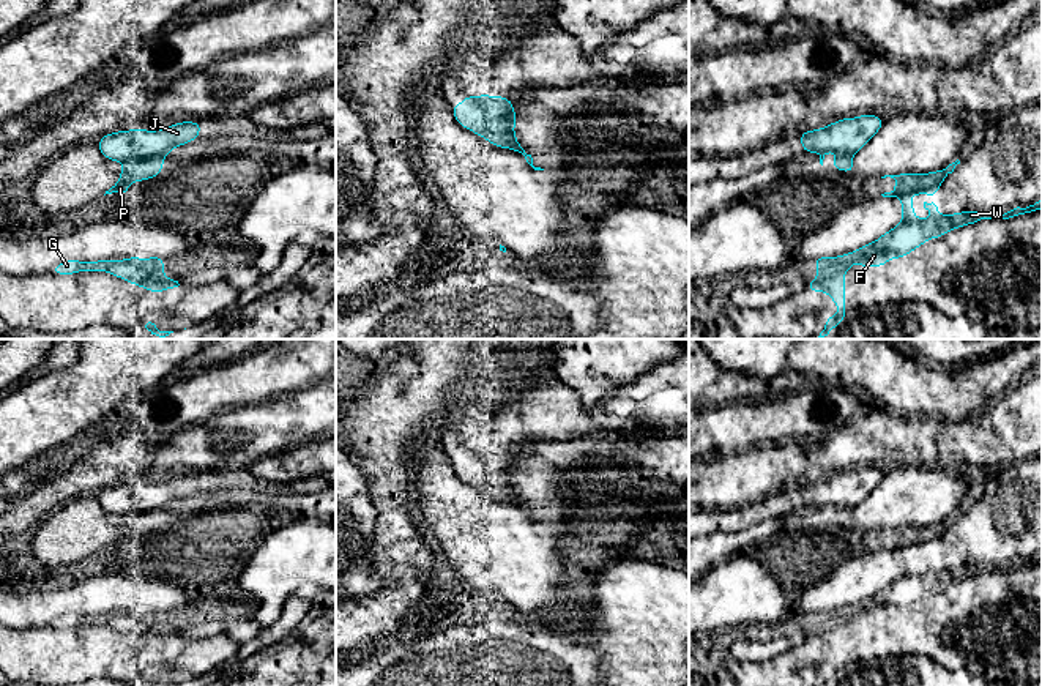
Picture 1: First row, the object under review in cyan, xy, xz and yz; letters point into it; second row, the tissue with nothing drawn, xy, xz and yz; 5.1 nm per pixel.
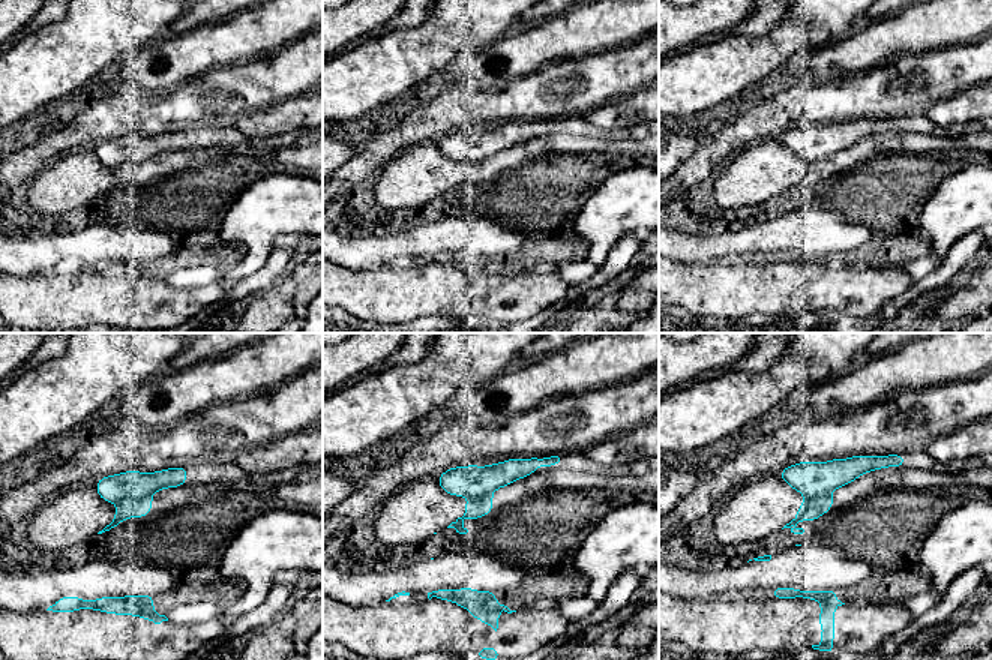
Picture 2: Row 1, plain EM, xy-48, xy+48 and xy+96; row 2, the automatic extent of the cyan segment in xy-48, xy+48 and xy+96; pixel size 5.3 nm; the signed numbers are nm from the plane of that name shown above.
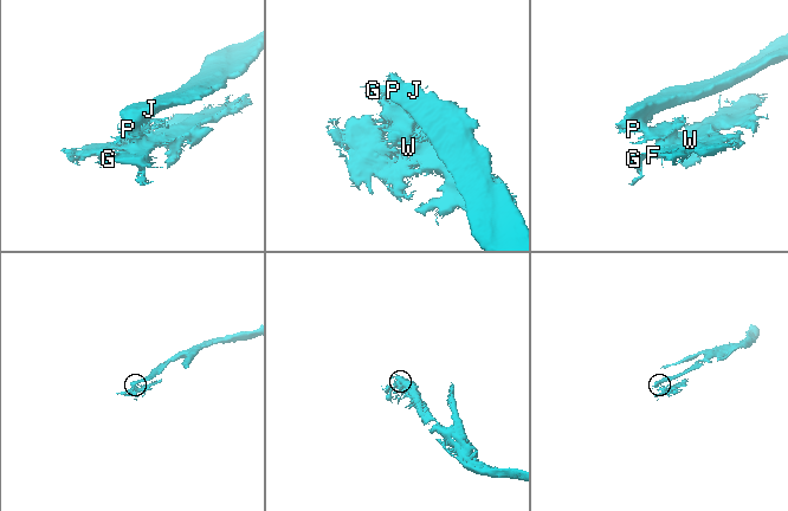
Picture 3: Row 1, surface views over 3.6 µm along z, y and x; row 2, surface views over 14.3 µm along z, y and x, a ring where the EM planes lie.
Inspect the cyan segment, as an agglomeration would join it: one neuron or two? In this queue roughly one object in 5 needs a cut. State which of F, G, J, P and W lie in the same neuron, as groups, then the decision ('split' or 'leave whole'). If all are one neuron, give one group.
groups F G P W / J; split

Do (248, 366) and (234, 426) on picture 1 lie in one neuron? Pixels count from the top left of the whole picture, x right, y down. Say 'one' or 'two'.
two

